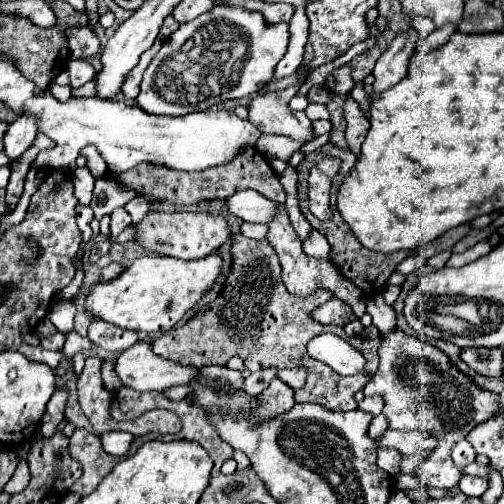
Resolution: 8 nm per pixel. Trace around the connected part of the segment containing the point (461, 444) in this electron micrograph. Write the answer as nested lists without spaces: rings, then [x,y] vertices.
[[[467,439],[457,441],[455,447],[451,449],[451,459],[453,459],[453,463],[455,463],[459,469],[463,469],[465,465],[473,463],[475,457],[477,457],[477,453],[475,453],[475,449],[471,447],[471,443],[469,443]]]

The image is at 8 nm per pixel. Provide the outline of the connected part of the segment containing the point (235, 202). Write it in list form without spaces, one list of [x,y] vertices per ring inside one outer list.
[[[237,191],[235,195],[225,199],[225,205],[231,215],[239,217],[247,223],[269,223],[275,215],[275,203],[259,195],[257,191]]]

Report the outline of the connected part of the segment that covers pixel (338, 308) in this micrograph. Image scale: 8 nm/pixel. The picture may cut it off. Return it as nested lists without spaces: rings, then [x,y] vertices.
[[[331,299],[313,311],[313,319],[323,325],[341,325],[343,327],[345,323],[353,321],[355,315],[347,303],[341,303],[339,299]]]

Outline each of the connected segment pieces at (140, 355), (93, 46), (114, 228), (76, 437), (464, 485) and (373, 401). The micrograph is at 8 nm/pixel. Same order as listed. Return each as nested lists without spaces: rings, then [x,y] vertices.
[[[145,341],[125,349],[115,369],[123,385],[135,391],[165,391],[169,387],[189,385],[199,375],[195,367],[183,367],[181,363],[157,357]]]
[[[69,27],[65,35],[67,35],[69,49],[71,49],[71,59],[79,59],[79,57],[87,59],[95,55],[101,47],[97,35],[89,27]]]
[[[119,207],[111,213],[111,235],[119,235],[129,225],[131,225],[131,217],[123,207]]]
[[[75,429],[75,433],[69,439],[69,451],[71,457],[83,465],[81,479],[71,487],[71,493],[81,497],[93,493],[95,487],[101,483],[103,475],[107,475],[117,463],[117,457],[105,453],[101,441],[97,441],[97,437],[93,437],[89,431]]]
[[[463,475],[459,481],[459,489],[467,495],[467,497],[481,497],[489,487],[489,481],[485,477],[469,477]]]
[[[365,397],[365,399],[361,401],[359,409],[361,409],[361,411],[367,411],[367,413],[371,413],[371,415],[379,415],[381,409],[383,409],[383,399],[379,399],[379,397]]]

